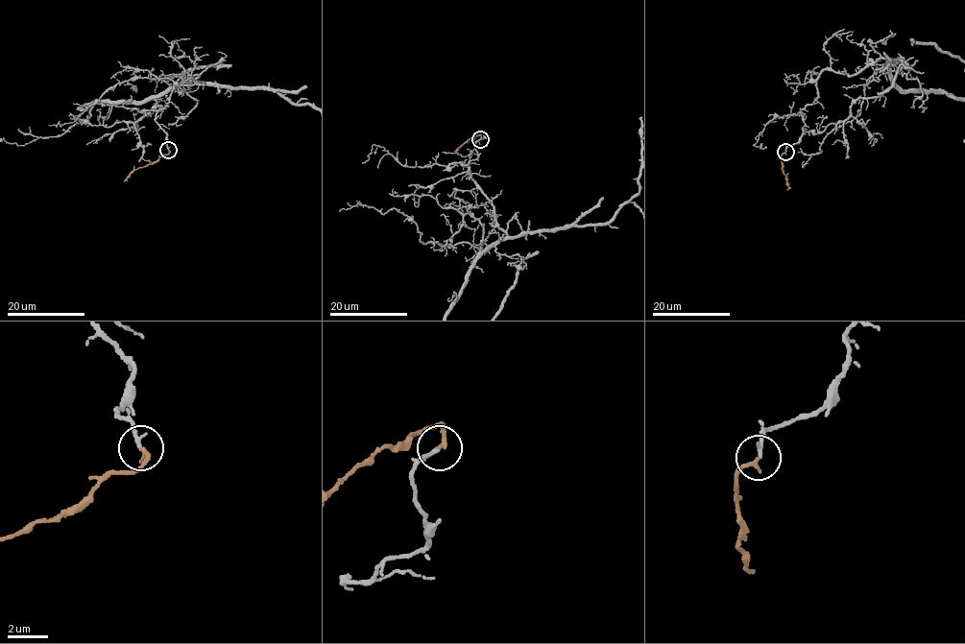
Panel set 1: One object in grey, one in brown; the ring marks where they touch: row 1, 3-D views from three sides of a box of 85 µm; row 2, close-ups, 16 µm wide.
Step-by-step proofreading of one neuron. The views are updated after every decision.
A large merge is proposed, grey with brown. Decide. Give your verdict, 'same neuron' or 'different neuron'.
same neuron

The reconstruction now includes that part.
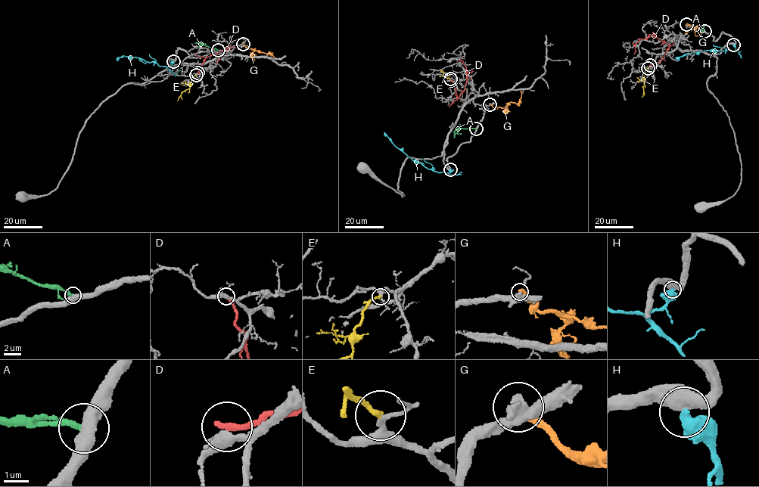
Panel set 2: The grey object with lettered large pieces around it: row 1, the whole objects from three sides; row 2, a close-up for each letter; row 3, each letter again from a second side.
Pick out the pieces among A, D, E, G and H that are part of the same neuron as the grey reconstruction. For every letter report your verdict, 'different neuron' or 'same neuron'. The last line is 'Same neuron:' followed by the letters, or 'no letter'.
A: different neuron
D: different neuron
E: same neuron
G: different neuron
H: different neuron
Same neuron: E

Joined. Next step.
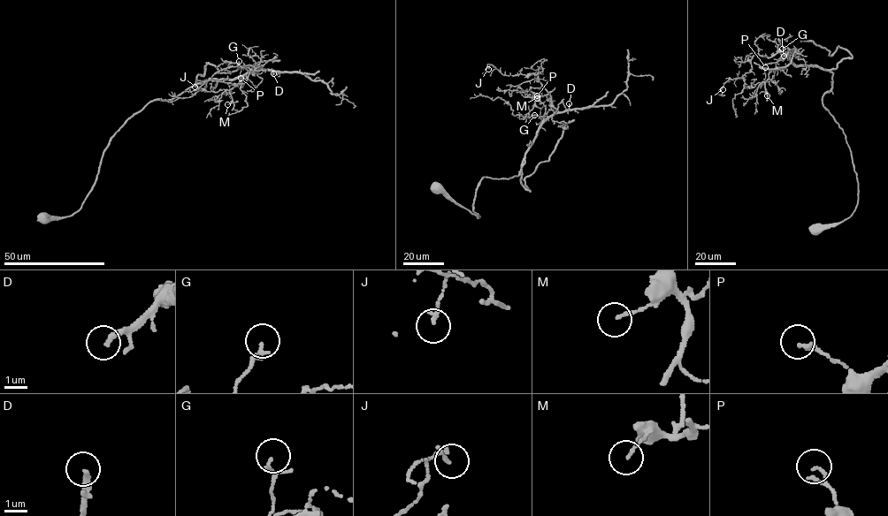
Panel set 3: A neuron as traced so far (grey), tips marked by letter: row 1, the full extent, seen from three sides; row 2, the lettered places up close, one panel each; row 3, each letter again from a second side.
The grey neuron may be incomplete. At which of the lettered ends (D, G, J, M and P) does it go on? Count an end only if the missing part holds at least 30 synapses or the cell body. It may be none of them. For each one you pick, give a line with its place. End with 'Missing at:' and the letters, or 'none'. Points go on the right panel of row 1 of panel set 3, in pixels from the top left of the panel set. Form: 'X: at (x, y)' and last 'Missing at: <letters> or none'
D: at (784, 56)
Missing at: D

